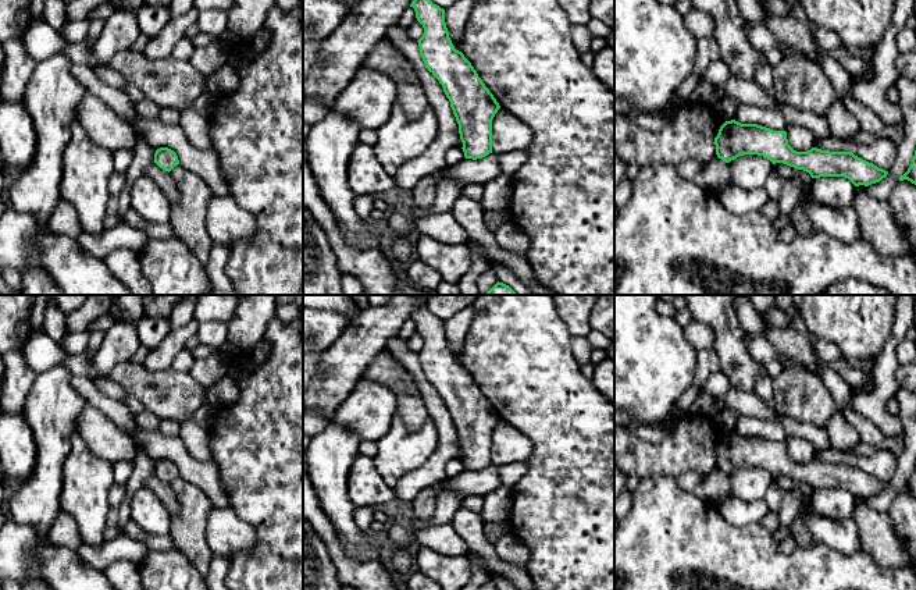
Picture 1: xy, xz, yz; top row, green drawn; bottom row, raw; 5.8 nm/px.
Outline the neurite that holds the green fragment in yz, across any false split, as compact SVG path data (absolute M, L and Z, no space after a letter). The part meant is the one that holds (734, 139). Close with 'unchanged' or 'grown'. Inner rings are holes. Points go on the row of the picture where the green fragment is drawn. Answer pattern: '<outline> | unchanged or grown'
M726 121L714 138L716 154L726 163L744 156L758 154L773 164L783 163L803 170L812 178L845 177L855 186L880 182L888 171L878 168L851 152L830 152L812 148L796 152L788 145L785 131L773 131L758 124Z | unchanged

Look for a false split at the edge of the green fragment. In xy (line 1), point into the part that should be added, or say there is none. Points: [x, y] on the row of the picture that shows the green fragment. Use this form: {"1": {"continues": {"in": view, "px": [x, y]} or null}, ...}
{"1": {"continues": null}}

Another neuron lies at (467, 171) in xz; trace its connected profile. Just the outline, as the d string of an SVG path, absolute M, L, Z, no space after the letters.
M492 152L482 159L464 159L456 166L443 168L439 175L427 175L417 181L411 189L414 203L420 207L430 207L436 196L436 189L443 180L453 180L461 188L471 184L485 185L502 174L499 161L500 157Z

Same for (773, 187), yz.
M776 170L771 171L769 175L767 182L764 184L764 191L770 196L770 200L776 200L780 198L781 188L784 185L785 180L777 173Z

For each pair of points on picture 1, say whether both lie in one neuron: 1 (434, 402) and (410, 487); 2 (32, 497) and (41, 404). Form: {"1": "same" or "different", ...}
{"1": "same", "2": "same"}

